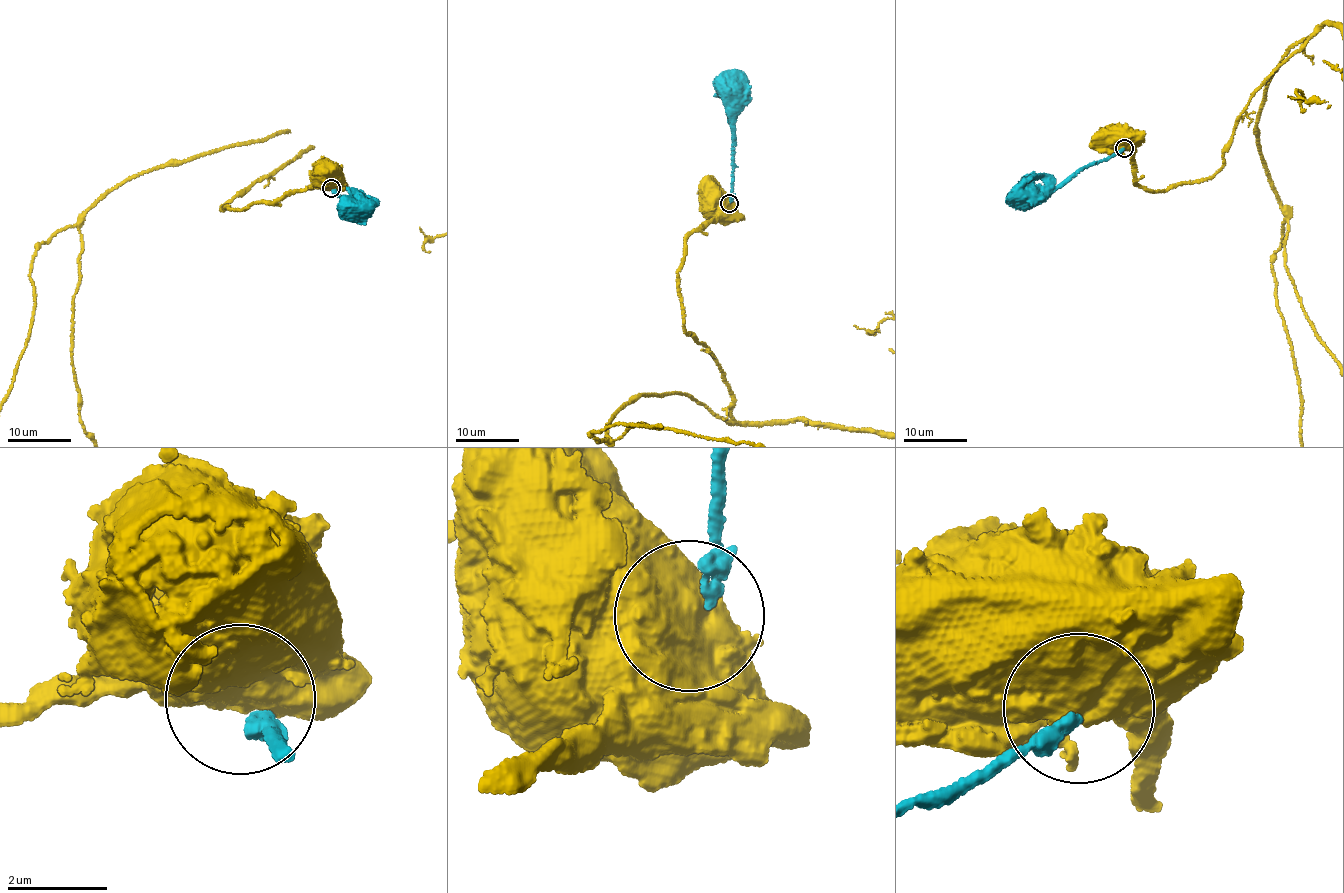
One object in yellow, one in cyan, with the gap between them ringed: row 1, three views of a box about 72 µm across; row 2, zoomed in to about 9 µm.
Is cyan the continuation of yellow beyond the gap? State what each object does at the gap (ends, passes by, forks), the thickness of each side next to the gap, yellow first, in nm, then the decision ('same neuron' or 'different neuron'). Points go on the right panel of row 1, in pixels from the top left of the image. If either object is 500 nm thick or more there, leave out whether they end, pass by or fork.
900 nm thick on the yellow side, 280 nm on the other; different neuron

